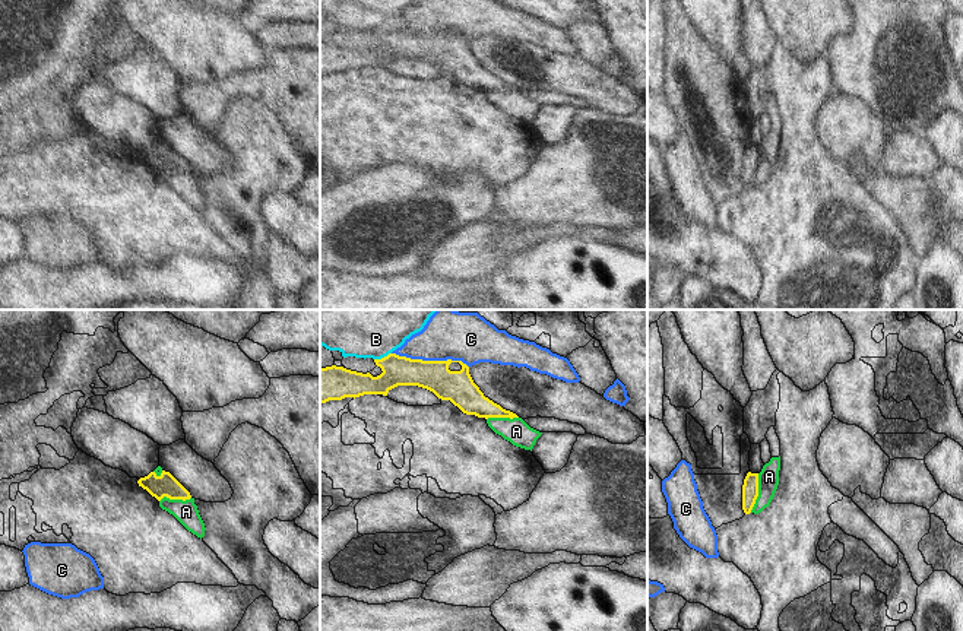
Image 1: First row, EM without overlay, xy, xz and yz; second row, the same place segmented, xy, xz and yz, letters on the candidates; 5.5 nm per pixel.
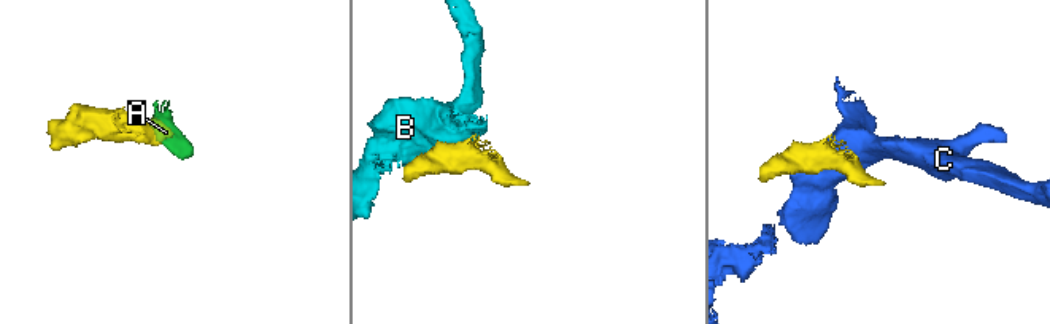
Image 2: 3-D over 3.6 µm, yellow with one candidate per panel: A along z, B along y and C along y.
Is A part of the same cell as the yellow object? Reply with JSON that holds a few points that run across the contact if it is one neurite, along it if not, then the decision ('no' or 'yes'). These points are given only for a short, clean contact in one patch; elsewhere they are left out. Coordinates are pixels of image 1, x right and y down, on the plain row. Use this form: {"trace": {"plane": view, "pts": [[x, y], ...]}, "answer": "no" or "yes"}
{"trace": {"plane": "yz", "pts": [[759, 146], [759, 168], [750, 184]]}, "answer": "no"}

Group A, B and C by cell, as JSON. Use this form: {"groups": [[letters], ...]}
{"groups": [["A"], ["B"], ["C"]]}

